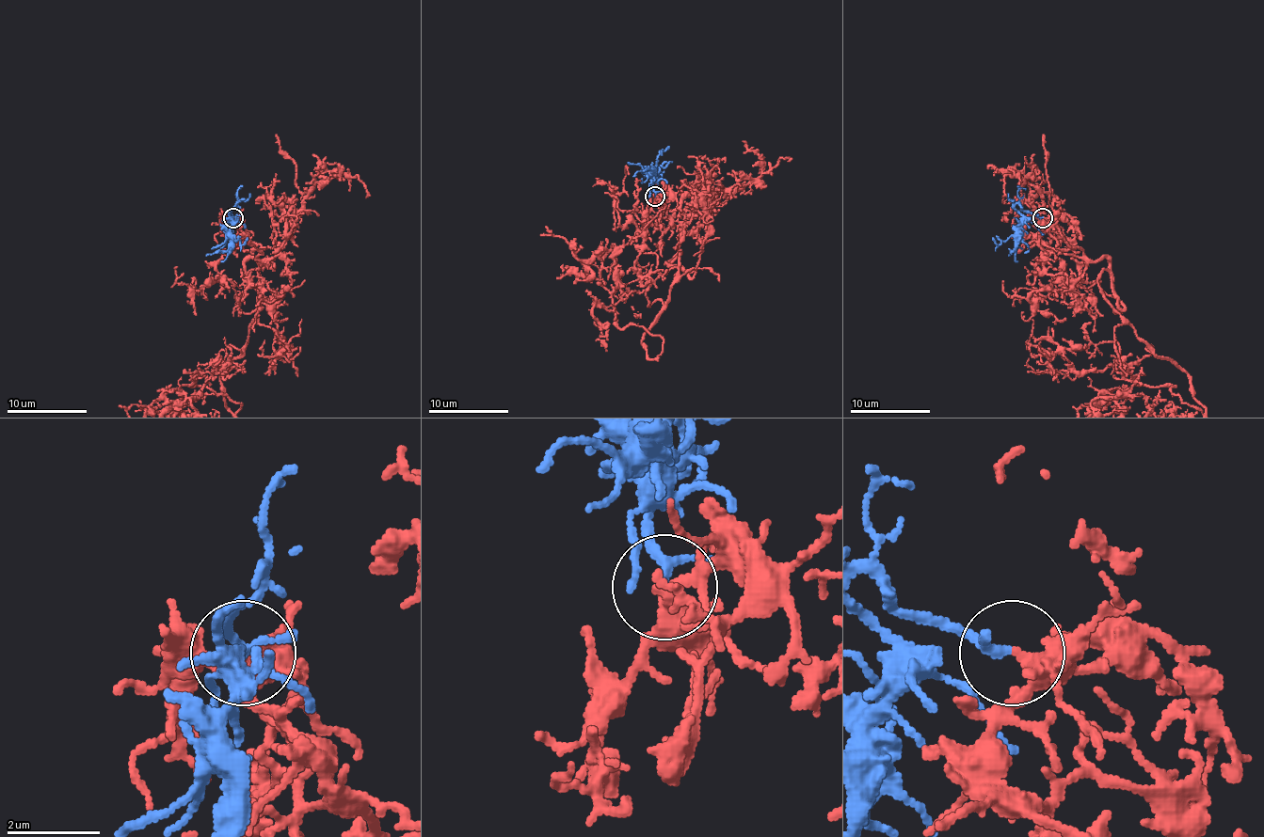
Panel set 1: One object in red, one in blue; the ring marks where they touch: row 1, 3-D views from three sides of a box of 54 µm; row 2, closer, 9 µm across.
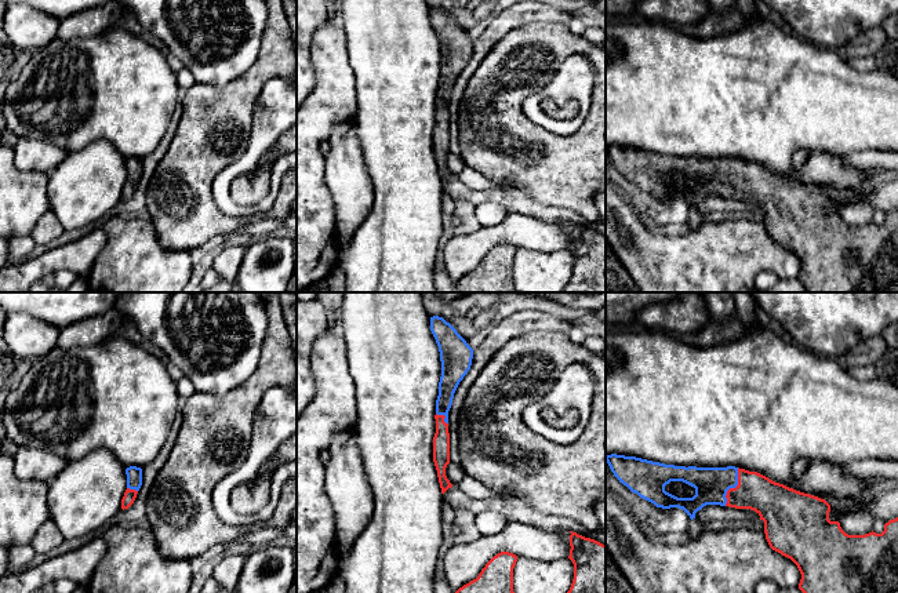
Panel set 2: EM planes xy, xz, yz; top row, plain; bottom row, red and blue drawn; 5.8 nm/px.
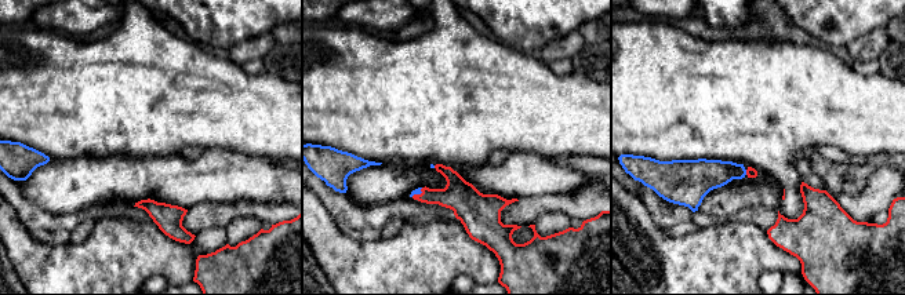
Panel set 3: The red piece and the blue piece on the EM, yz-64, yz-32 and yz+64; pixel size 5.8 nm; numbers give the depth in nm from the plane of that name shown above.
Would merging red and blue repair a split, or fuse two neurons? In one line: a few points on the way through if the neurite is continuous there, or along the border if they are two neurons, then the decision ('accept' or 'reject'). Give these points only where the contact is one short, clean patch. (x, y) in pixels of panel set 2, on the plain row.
way yz (773, 192), (752, 181), (733, 179), (711, 175); accept

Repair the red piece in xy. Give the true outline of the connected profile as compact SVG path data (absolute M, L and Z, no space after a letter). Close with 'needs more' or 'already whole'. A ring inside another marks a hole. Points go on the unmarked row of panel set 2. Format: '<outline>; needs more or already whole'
M130 157L126 160L126 165L127 165L127 181L121 190L123 201L128 200L137 189L137 185L142 177L142 160L137 157Z; needs more

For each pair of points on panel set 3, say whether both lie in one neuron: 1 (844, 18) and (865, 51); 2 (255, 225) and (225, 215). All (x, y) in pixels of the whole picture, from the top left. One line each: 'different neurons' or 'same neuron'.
1: different neurons
2: different neurons

